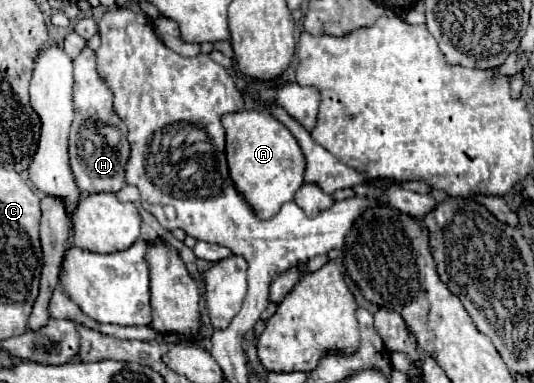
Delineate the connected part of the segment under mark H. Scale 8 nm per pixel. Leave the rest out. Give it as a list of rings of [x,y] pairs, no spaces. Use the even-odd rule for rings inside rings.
[[[85,47],[73,61],[75,85],[73,103],[75,119],[69,137],[69,159],[81,193],[117,193],[125,185],[125,163],[129,159],[129,143],[125,139],[125,125],[113,113],[113,95],[97,75],[95,53]]]

